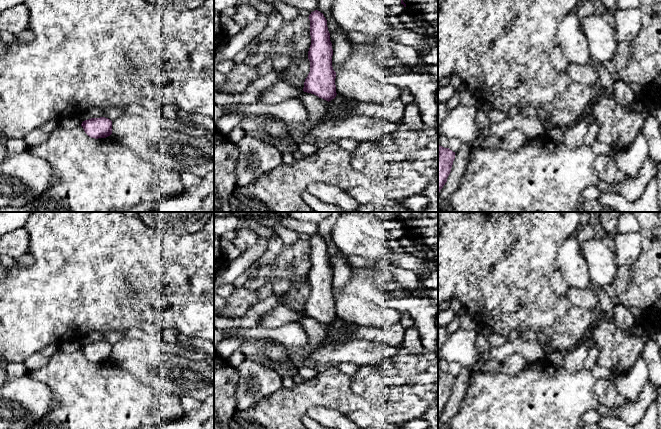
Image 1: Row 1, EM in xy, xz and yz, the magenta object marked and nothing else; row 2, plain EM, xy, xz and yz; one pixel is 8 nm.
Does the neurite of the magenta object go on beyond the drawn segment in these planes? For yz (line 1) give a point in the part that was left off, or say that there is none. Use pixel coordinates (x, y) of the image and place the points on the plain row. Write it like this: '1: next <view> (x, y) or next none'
1: next none

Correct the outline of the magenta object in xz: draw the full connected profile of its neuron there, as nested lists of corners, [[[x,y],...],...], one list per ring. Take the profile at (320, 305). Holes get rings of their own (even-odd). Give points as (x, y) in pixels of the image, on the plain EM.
[[[318,234],[311,236],[308,242],[311,260],[311,269],[308,275],[310,296],[305,303],[303,315],[329,326],[336,321],[337,317],[336,296],[332,291],[333,273],[327,244]]]

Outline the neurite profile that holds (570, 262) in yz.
[[[569,237],[564,241],[557,252],[555,264],[569,287],[593,288],[588,264],[577,238]]]

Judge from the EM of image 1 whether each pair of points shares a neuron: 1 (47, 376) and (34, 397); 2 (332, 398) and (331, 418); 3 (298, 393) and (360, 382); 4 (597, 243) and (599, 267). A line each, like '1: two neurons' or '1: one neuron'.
1: two neurons
2: two neurons
3: two neurons
4: one neuron

